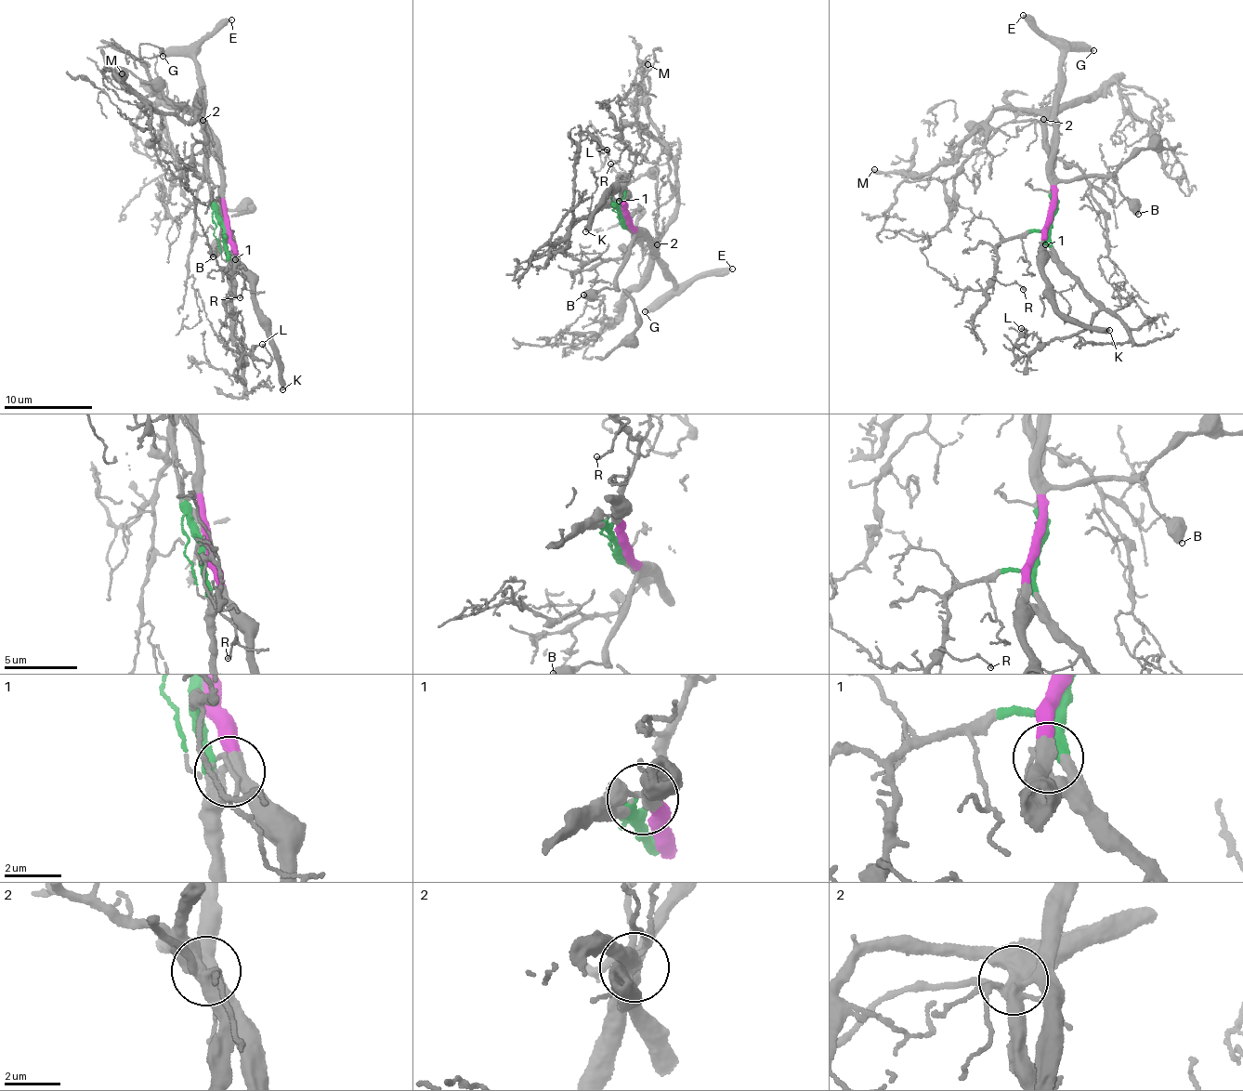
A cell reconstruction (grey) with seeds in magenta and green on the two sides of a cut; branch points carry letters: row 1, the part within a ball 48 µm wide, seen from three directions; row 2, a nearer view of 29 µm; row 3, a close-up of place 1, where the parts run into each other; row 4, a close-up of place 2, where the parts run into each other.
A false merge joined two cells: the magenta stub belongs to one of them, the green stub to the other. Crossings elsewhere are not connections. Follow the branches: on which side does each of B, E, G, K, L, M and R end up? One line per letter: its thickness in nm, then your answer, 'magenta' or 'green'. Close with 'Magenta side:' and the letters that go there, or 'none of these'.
B: calibre 650 nm; magenta
E: calibre 400 nm; magenta
G: calibre 380 nm; magenta
K: calibre 400 nm; magenta
L: calibre 130 nm; green
M: calibre 320 nm; green
R: calibre 160 nm; green
Magenta side: B, E, G, K

